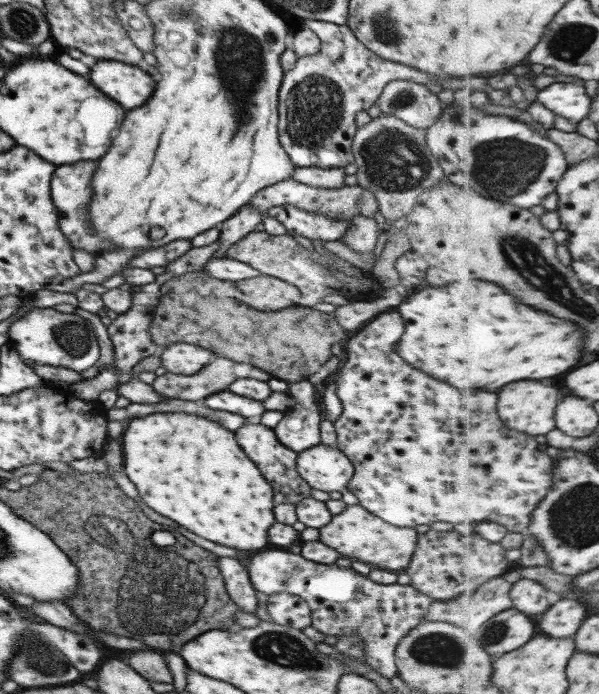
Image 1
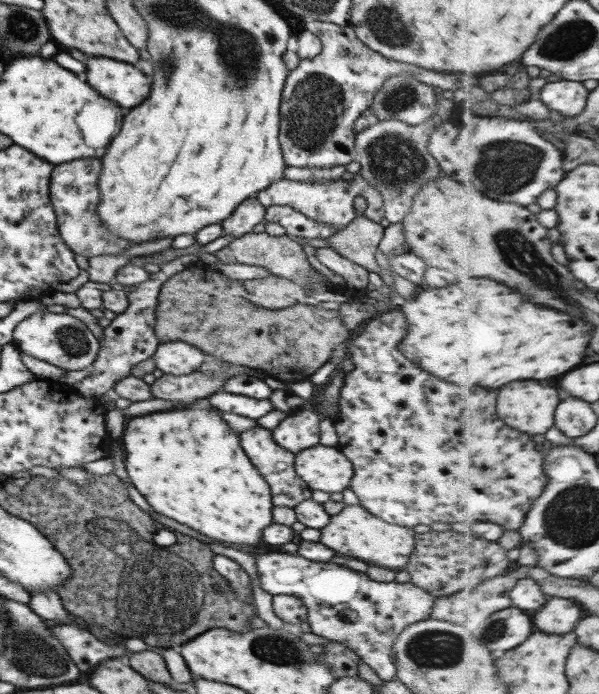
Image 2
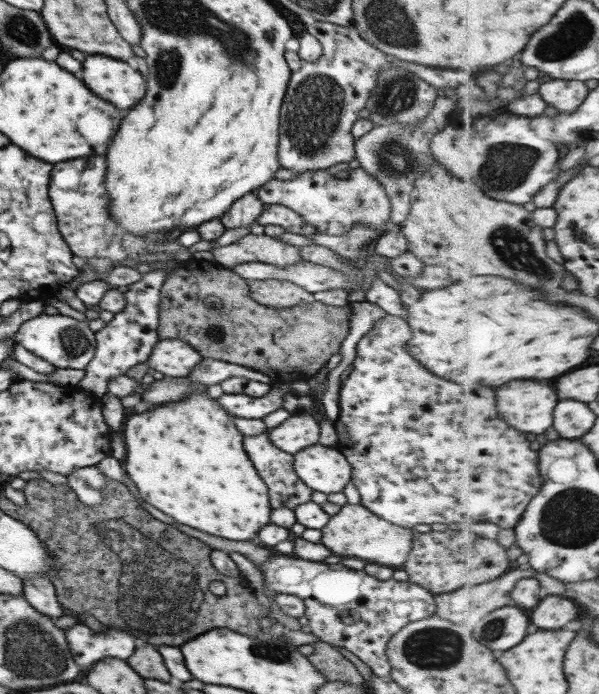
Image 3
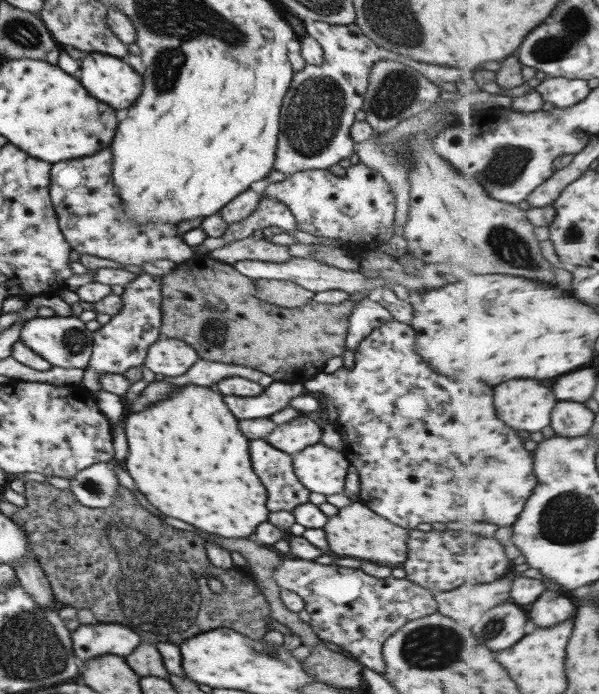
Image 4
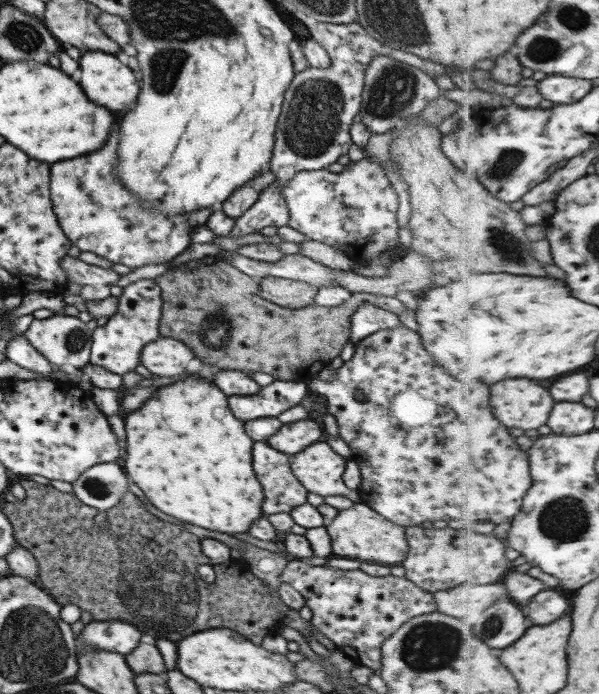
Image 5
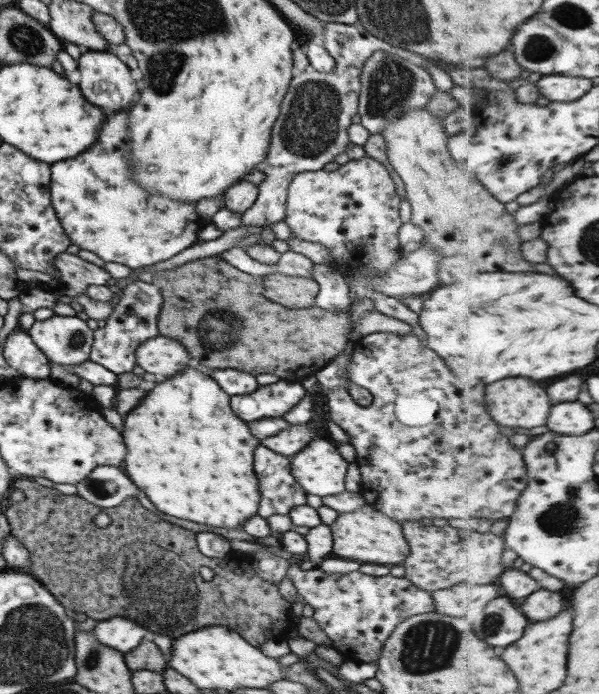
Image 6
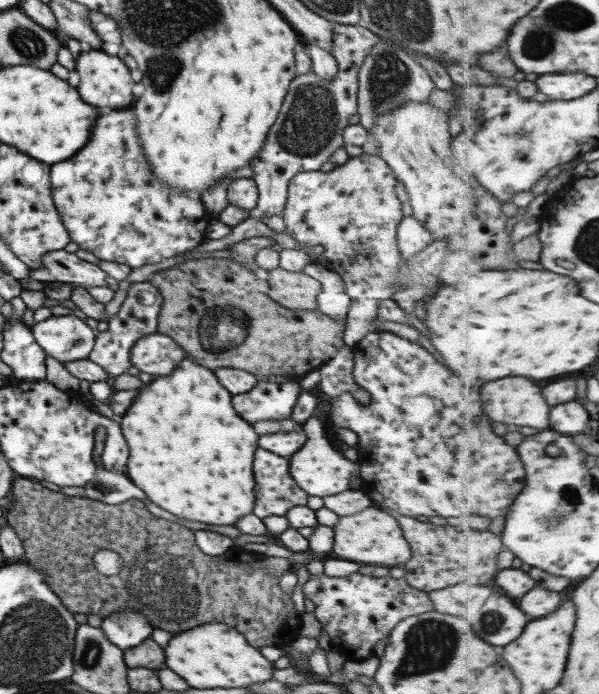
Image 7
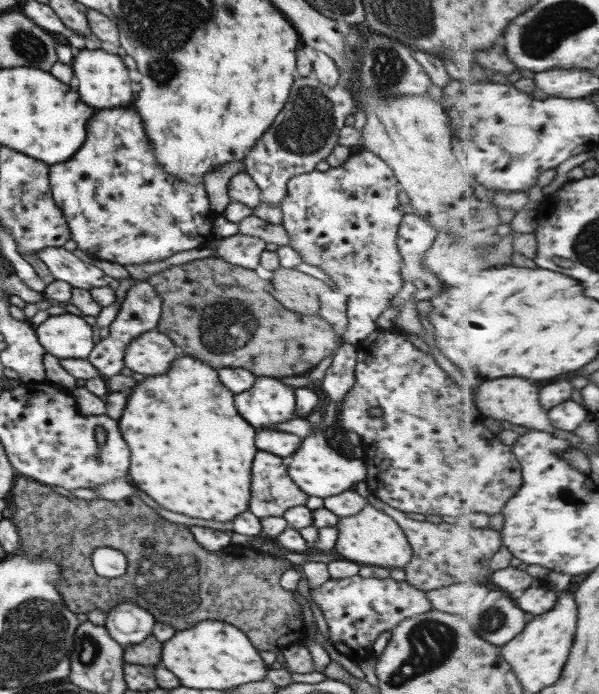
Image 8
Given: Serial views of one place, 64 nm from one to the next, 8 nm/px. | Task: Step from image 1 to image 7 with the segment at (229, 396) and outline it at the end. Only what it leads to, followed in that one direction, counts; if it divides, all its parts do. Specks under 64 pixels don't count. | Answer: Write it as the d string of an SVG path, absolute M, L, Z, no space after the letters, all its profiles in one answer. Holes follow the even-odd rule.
M259 378L250 392L234 396L232 404L238 416L250 424L260 420L286 420L290 418L300 392L302 388L296 381L278 384Z

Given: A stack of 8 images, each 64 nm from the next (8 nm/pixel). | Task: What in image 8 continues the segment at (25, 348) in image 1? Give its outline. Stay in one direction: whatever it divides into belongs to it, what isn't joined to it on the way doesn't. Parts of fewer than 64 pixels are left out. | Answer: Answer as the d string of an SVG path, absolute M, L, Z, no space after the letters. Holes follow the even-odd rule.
M72 313L50 315L39 327L35 328L36 336L46 353L52 354L59 360L87 359L94 348L94 332L83 316Z

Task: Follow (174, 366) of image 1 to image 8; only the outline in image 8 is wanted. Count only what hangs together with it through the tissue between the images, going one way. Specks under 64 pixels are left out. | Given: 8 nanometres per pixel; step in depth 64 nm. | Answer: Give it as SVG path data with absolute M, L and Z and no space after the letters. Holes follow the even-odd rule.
M152 330L131 340L124 353L124 365L134 373L150 377L164 374L172 360L184 355L184 349L176 346L169 336Z

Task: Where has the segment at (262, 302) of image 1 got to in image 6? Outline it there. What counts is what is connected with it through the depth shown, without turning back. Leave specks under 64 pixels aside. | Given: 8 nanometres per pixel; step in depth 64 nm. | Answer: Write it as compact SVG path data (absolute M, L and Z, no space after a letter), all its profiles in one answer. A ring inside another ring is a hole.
M271 273L263 279L265 286L262 297L288 309L302 309L315 306L319 284L311 277L288 276Z

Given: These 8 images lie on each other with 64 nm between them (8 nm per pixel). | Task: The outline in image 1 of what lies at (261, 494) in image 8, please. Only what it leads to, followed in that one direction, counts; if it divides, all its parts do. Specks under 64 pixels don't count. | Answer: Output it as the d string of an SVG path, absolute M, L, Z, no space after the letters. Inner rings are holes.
M256 418L248 419L244 428L236 432L236 440L244 448L248 458L256 464L256 468L260 468L264 478L272 484L276 504L298 504L300 500L310 496L310 485L296 472L297 452L288 450L278 442L272 428L259 424Z

